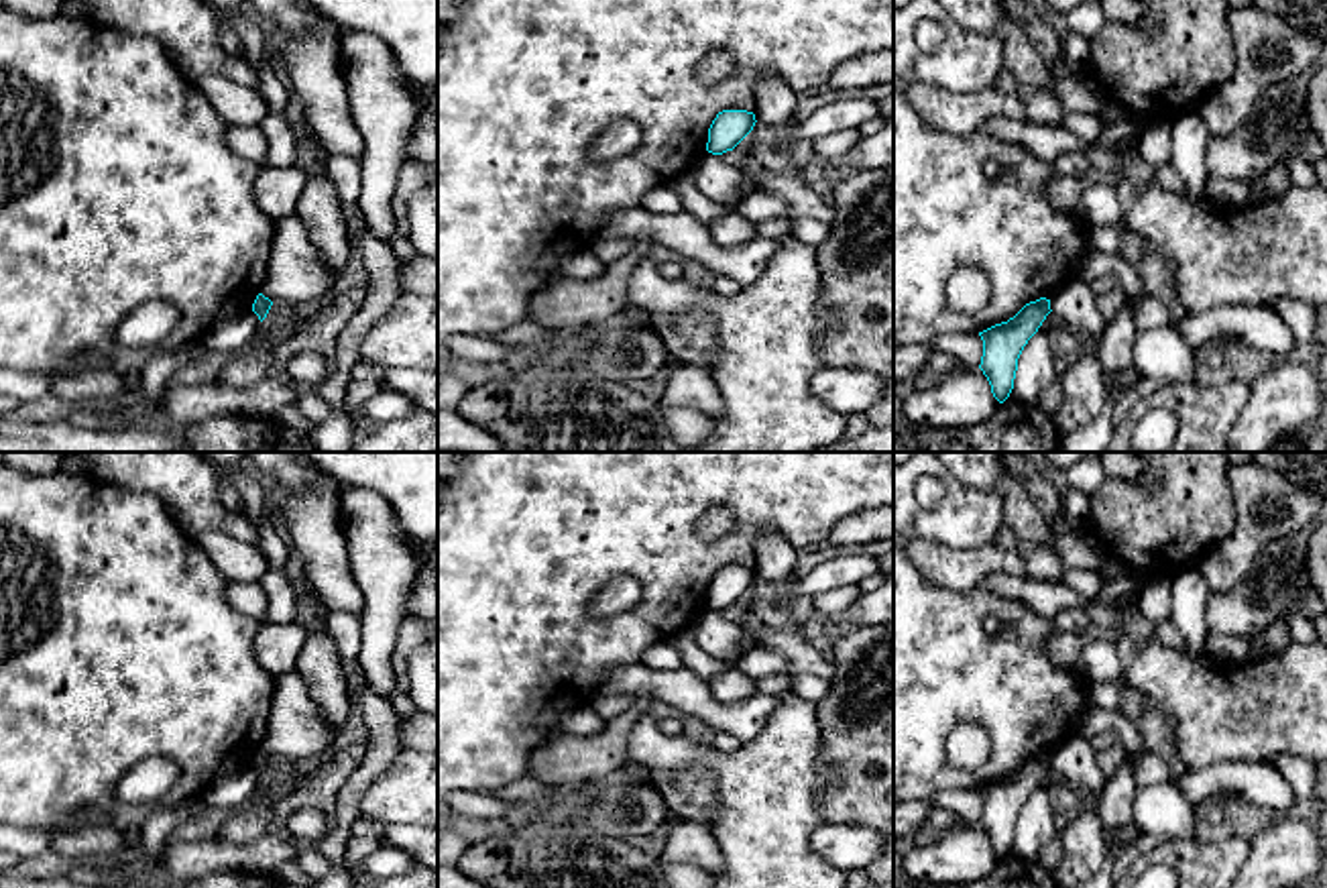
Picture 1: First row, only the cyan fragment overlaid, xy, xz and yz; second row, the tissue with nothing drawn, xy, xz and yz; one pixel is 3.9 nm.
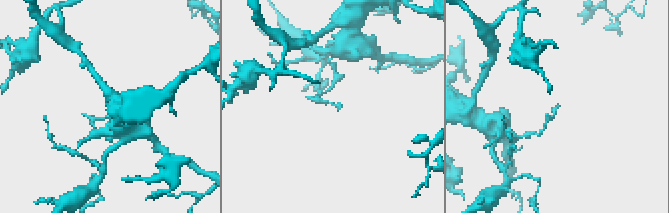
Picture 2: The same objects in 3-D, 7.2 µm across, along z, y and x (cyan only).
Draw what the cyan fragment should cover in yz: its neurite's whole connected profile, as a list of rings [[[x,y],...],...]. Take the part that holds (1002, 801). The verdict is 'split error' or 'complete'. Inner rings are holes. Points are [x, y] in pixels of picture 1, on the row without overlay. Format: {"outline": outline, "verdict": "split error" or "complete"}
{"outline": [[[1040,754],[1026,760],[1007,778],[979,788],[983,796],[983,813],[979,825],[987,833],[991,849],[999,859],[1003,859],[1014,845],[1018,815],[1024,802],[1038,788],[1050,768],[1050,756]]], "verdict": "complete"}

